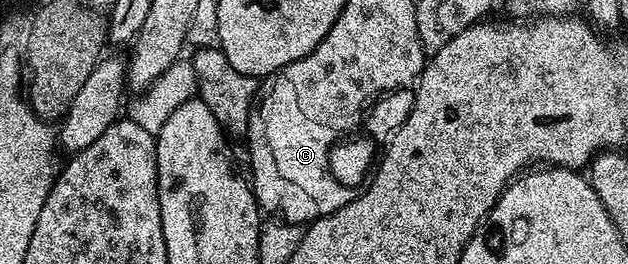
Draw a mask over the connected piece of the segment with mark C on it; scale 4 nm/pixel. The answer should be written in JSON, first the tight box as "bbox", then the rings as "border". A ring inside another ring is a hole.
{"bbox":[262,77,359,219],"border":[[[284,77],[278,79],[262,96],[265,101],[267,133],[275,153],[272,165],[277,176],[287,181],[291,189],[307,195],[315,203],[315,219],[322,219],[325,215],[335,214],[343,205],[355,201],[359,191],[352,187],[352,182],[339,179],[333,169],[333,153],[339,146],[338,132],[312,122],[305,112],[305,103],[296,96],[295,85]]]}

